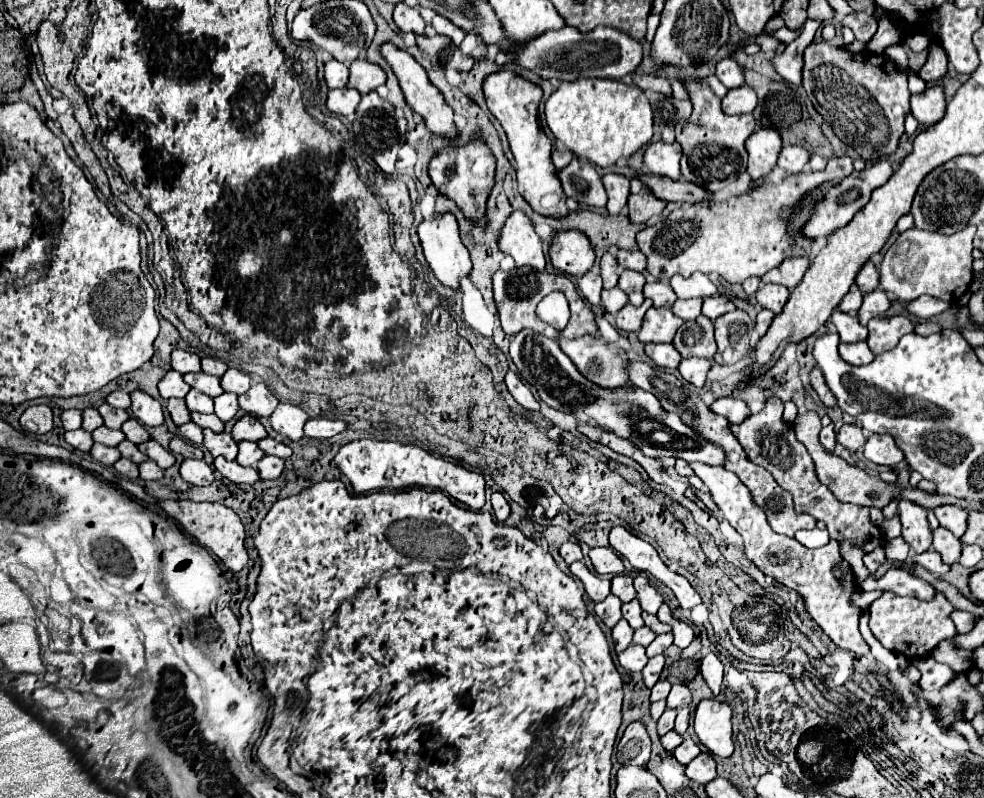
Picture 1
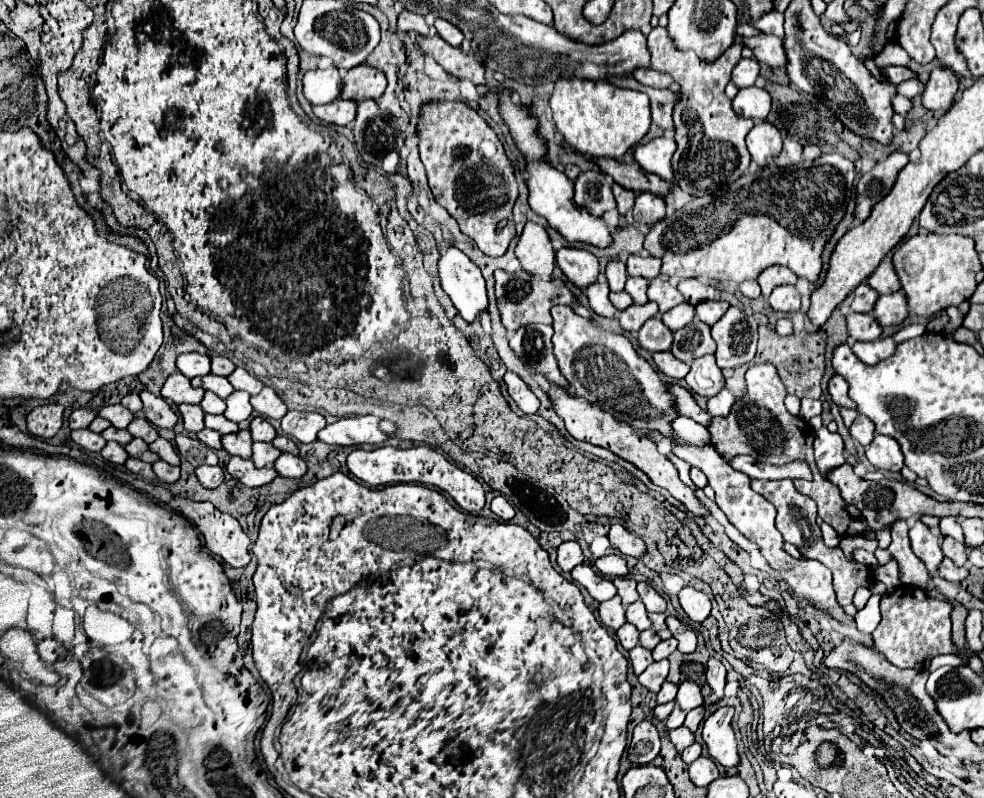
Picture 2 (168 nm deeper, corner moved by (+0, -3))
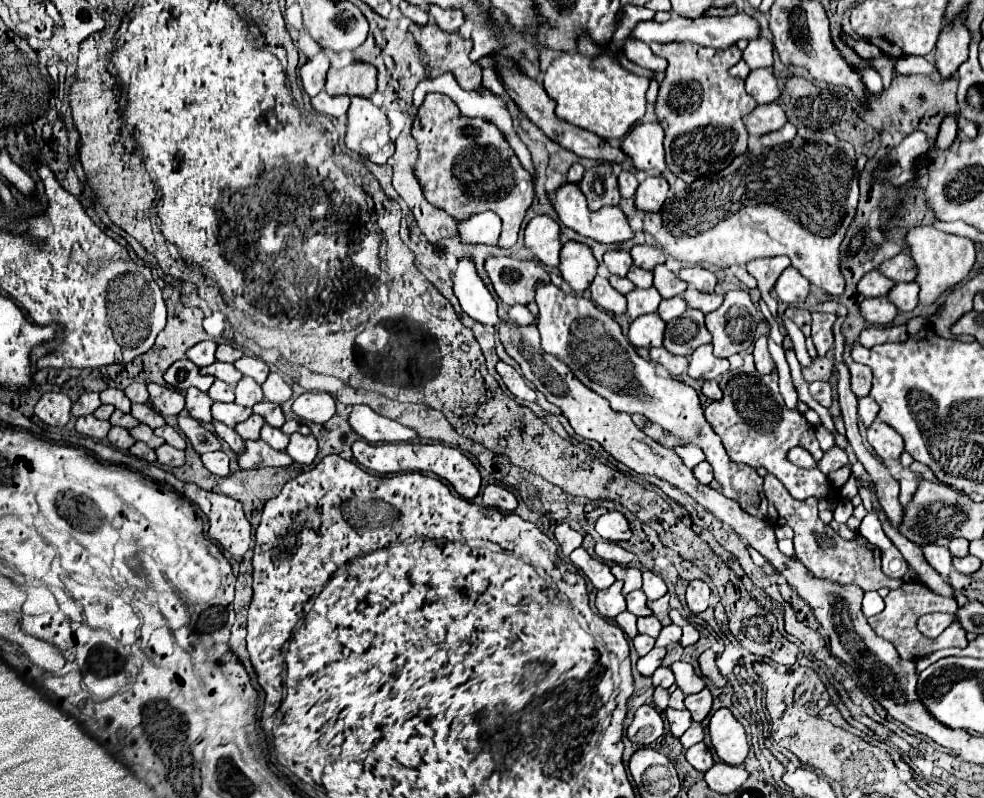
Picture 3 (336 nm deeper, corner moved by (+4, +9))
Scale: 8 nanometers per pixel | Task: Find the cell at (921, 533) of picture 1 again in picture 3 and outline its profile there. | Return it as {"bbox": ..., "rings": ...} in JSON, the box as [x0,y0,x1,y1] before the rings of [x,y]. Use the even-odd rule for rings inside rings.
{"bbox":[922,544,952,580],"rings":[[[926,544],[922,546],[926,560],[930,562],[930,566],[944,578],[948,580],[950,572],[952,572],[952,554],[948,552],[948,548],[936,546],[936,544]]]}

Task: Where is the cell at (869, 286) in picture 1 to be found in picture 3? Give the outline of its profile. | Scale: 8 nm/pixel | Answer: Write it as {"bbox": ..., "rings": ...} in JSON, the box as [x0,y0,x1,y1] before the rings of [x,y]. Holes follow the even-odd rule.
{"bbox":[878,252,916,282],"rings":[[[900,252],[896,258],[884,262],[878,270],[884,276],[892,278],[894,282],[910,282],[916,278],[916,264],[912,264],[912,258],[904,252]]]}

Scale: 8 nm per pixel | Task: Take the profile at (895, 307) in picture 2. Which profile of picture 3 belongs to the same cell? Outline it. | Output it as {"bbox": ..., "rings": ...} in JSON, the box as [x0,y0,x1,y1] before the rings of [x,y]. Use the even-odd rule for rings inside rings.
{"bbox":[888,282,920,312],"rings":[[[898,282],[896,288],[890,290],[888,300],[896,304],[900,312],[910,312],[918,306],[918,290],[920,286],[916,282]]]}

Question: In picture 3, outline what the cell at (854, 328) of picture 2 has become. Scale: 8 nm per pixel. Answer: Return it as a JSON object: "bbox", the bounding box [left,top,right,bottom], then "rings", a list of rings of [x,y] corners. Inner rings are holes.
{"bbox":[860,298,898,326],"rings":[[[866,298],[862,302],[860,310],[862,310],[862,316],[866,318],[866,322],[874,324],[874,326],[886,326],[898,314],[898,308],[888,298]]]}

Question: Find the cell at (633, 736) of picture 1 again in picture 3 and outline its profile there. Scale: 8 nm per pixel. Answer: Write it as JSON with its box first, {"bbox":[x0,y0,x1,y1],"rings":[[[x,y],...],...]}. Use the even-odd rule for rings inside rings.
{"bbox":[626,704,664,746],"rings":[[[644,704],[644,706],[640,706],[640,708],[636,710],[634,720],[632,720],[632,724],[628,726],[628,730],[626,730],[626,736],[628,736],[628,740],[634,742],[634,744],[648,746],[648,744],[652,744],[656,738],[662,736],[662,728],[664,728],[664,724],[662,724],[662,718],[660,718],[660,714],[656,712],[656,708],[650,706],[650,704]]]}

